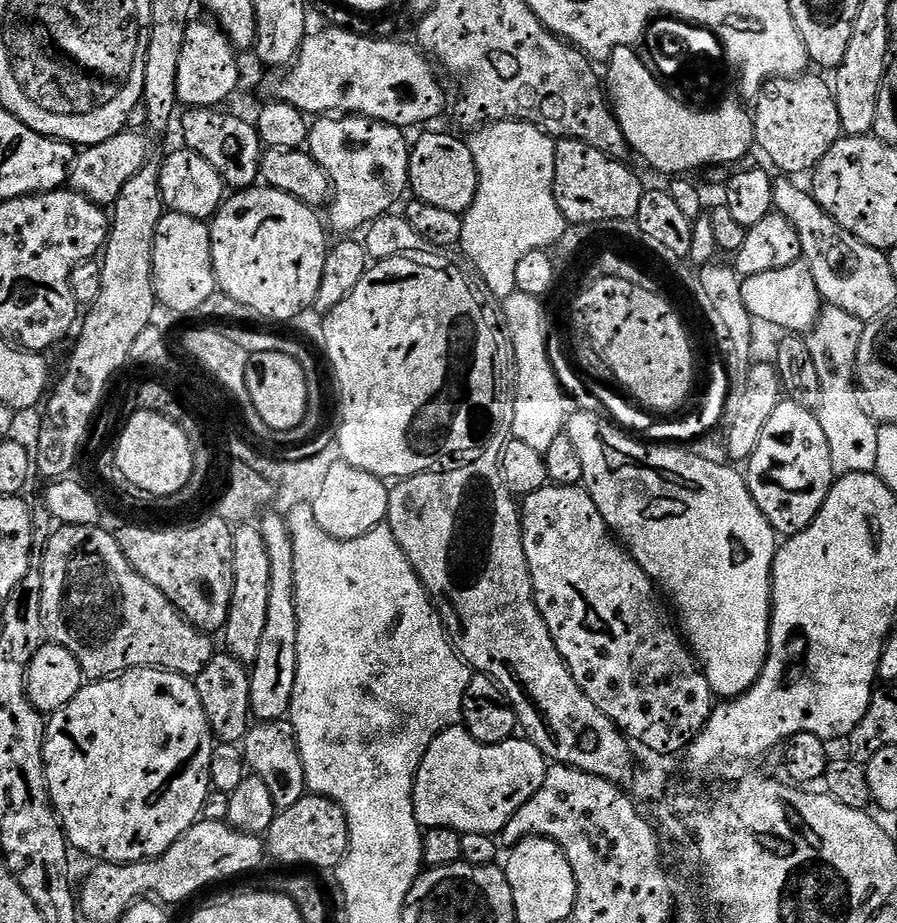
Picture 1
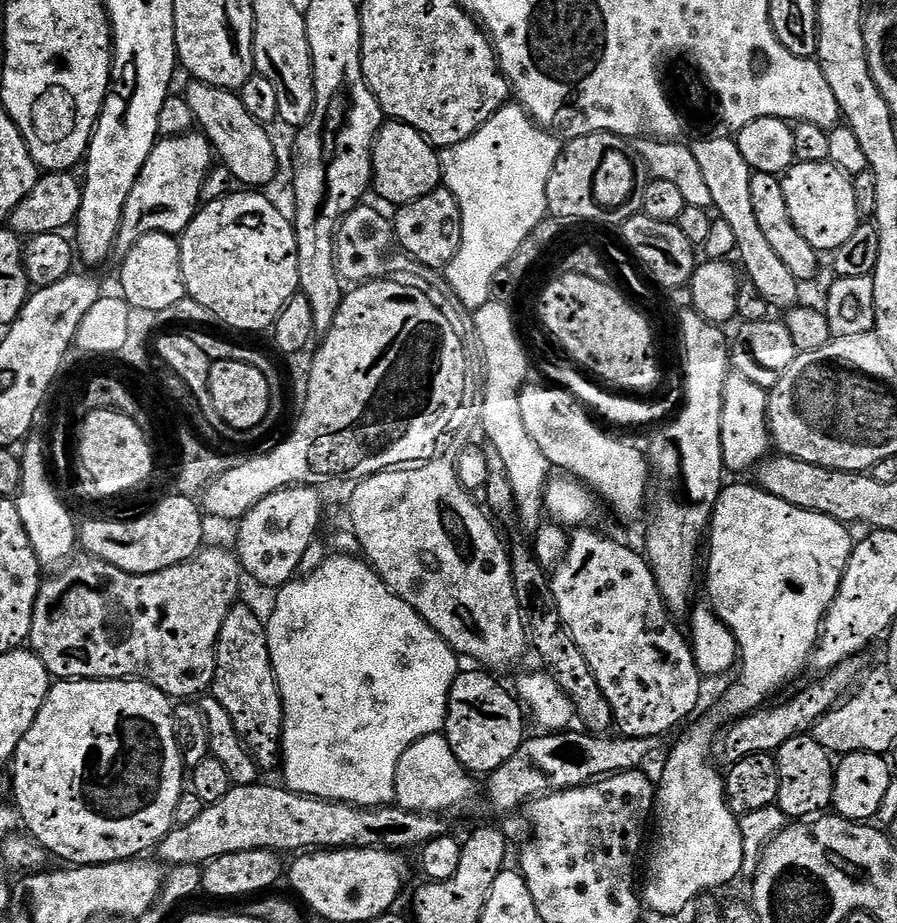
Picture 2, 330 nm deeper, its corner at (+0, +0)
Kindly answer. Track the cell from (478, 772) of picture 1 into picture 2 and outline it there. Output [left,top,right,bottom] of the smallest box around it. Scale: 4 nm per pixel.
[396,734,476,814]

